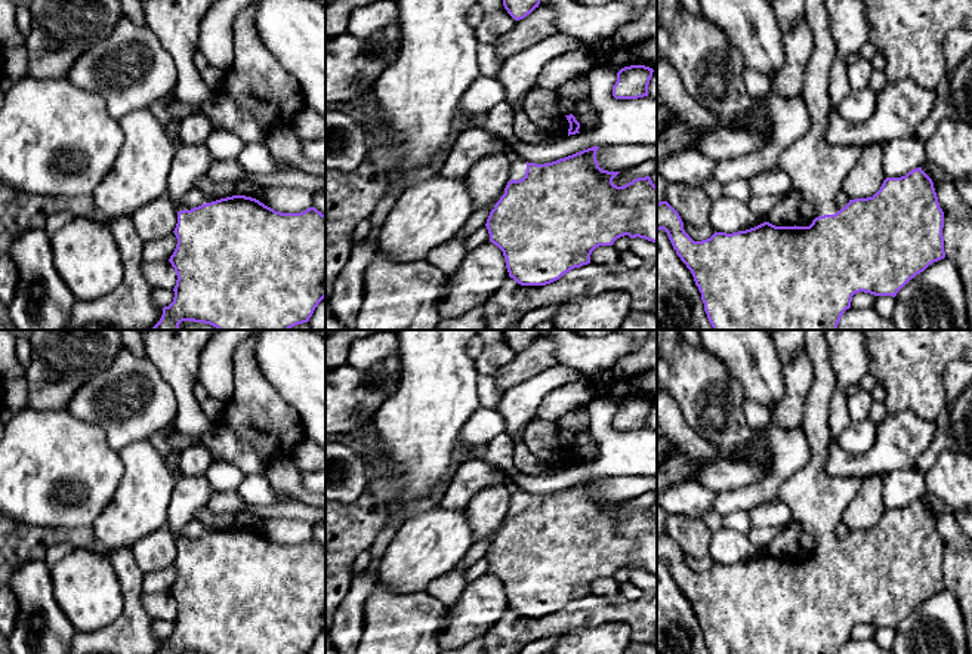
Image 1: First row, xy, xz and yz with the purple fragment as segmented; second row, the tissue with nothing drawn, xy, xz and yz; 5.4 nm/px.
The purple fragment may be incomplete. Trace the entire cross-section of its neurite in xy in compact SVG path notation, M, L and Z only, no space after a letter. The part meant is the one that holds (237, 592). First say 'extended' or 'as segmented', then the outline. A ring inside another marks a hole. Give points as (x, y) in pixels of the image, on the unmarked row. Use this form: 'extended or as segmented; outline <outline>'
extended; outline M172 451L166 460L175 476L166 525L178 533L178 555L173 562L178 576L169 590L178 611L173 633L163 639L158 654L308 654L325 629L325 546L315 539L300 545L281 545L246 527L220 530L194 540L182 536L180 530L195 521L213 493L206 475L182 473L180 451Z

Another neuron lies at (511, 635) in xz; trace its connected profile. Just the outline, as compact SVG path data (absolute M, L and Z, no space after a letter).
M657 592L638 599L621 595L587 595L574 599L546 617L521 617L507 608L502 618L482 636L485 654L519 654L537 639L565 635L576 627L602 623L626 623L630 639L657 647Z

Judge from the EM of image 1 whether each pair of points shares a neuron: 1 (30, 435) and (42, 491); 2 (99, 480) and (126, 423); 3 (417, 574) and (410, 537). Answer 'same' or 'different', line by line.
1: same
2: different
3: same

